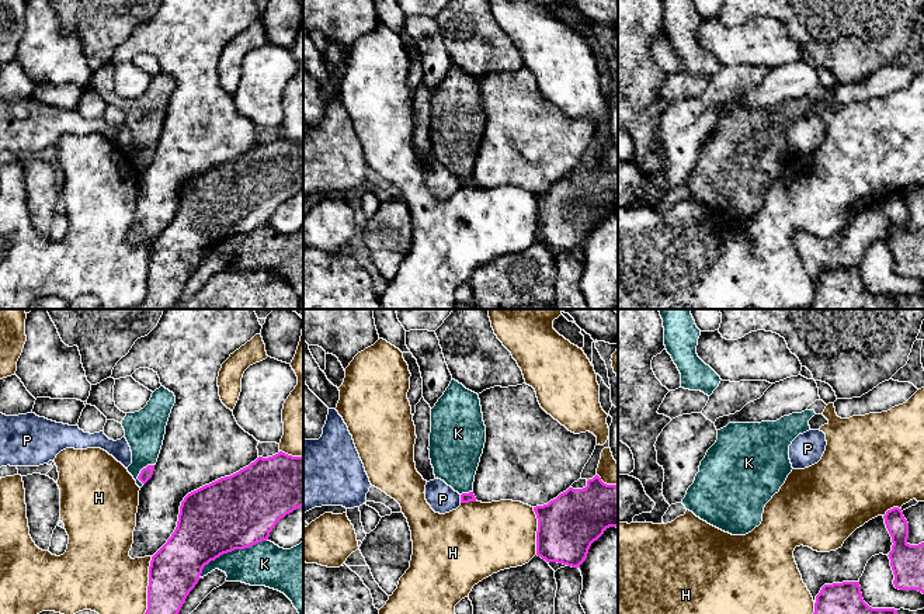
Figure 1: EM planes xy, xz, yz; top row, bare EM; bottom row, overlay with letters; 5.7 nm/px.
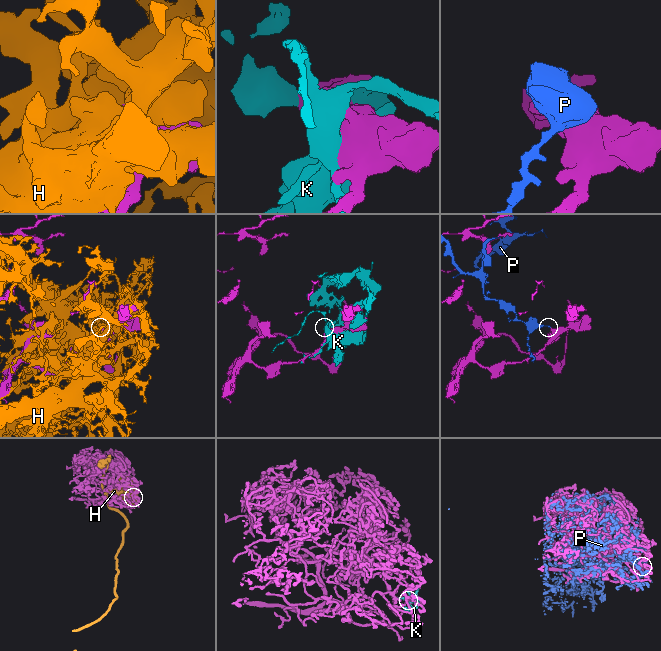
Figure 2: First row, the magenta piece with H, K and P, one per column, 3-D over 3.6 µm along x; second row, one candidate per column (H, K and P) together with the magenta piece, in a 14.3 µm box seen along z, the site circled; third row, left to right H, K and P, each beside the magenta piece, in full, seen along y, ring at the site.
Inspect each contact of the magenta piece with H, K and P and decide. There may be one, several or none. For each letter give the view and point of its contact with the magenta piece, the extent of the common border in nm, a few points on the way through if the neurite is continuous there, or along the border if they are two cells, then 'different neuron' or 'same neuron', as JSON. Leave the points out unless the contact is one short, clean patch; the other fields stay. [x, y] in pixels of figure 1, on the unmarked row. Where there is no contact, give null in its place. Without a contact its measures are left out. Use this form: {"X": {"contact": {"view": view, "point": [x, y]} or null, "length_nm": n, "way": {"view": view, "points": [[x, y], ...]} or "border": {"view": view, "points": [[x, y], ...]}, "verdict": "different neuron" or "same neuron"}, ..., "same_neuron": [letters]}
{"H": {"contact": {"view": "xy", "point": [148, 281]}, "length_nm": 420, "verdict": "different neuron"}, "K": {"contact": {"view": "xy", "point": [230, 236]}, "length_nm": 460, "verdict": "different neuron"}, "P": {"contact": {"view": "xz", "point": [461, 184]}, "length_nm": 50, "border": {"view": "xz", "points": [[459, 180], [461, 187]]}, "verdict": "different neuron"}, "same_neuron": []}

